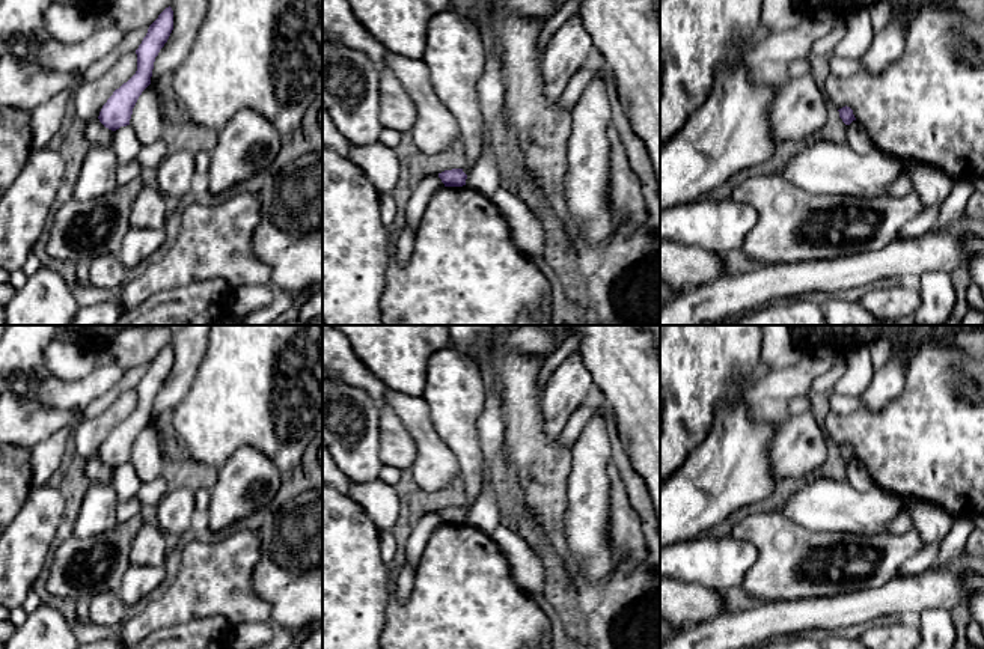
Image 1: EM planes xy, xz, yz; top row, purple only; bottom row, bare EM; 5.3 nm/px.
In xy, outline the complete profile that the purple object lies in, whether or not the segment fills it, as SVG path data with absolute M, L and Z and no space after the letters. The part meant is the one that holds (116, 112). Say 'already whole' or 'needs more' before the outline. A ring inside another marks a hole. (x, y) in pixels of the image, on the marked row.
already whole | M166 8L158 18L149 26L146 36L136 50L137 71L107 99L99 111L99 122L116 131L130 125L133 108L142 92L151 84L155 57L167 42L173 30L173 11Z

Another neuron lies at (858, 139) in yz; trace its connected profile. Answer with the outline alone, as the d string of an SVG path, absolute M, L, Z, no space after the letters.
M853 120L845 129L847 145L857 154L865 155L876 151L876 143L859 120Z

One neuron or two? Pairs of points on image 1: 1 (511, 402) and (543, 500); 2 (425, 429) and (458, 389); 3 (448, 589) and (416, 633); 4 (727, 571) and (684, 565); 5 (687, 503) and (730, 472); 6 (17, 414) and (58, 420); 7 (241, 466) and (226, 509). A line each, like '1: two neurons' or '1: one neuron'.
1: one neuron
2: two neurons
3: one neuron
4: one neuron
5: one neuron
6: one neuron
7: one neuron

